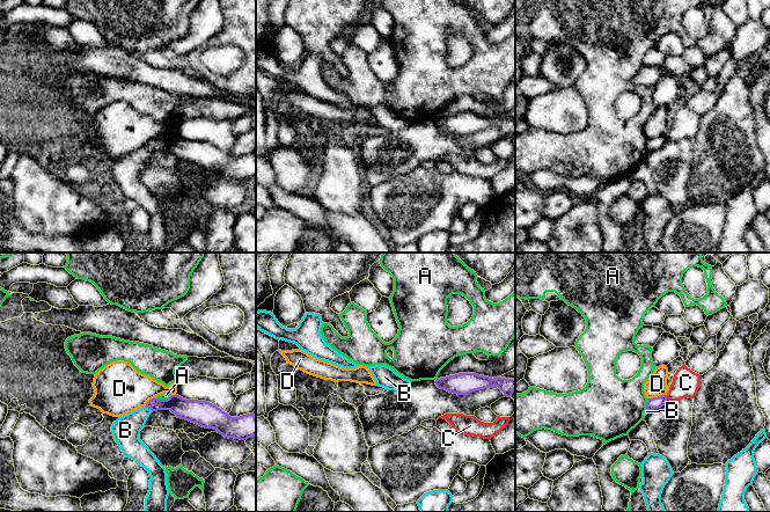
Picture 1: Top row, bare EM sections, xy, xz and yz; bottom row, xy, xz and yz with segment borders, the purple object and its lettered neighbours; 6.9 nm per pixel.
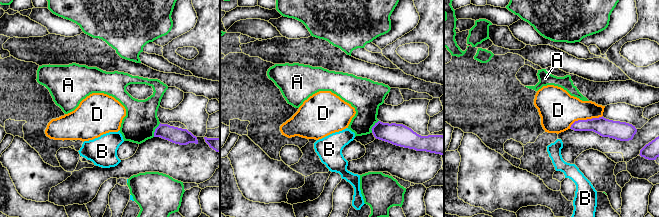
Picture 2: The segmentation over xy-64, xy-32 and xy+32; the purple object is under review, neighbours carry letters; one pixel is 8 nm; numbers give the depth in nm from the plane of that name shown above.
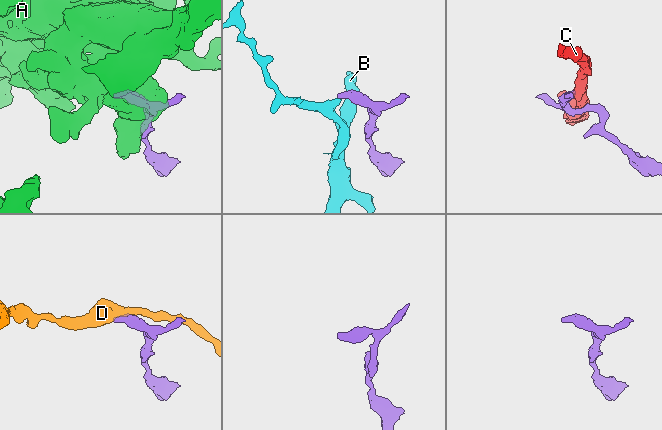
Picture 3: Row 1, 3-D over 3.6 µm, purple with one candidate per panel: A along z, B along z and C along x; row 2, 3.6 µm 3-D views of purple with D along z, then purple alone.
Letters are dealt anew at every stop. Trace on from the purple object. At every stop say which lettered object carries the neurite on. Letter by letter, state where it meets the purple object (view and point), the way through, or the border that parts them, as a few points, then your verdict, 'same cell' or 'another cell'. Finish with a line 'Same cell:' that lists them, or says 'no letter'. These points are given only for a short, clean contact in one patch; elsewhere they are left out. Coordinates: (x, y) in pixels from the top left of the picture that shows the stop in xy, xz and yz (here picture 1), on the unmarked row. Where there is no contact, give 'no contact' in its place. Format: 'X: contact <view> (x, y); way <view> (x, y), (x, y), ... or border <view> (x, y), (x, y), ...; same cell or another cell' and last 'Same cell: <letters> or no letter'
A: contact yz (646, 144); border yz (648, 139), (645, 148); another cell
B: contact xy (148, 148); border xy (145, 146), (152, 152); another cell
C: contact yz (666, 138); another cell
D: contact yz (658, 137); border yz (666, 134), (648, 139); another cell
Same cell: no letter

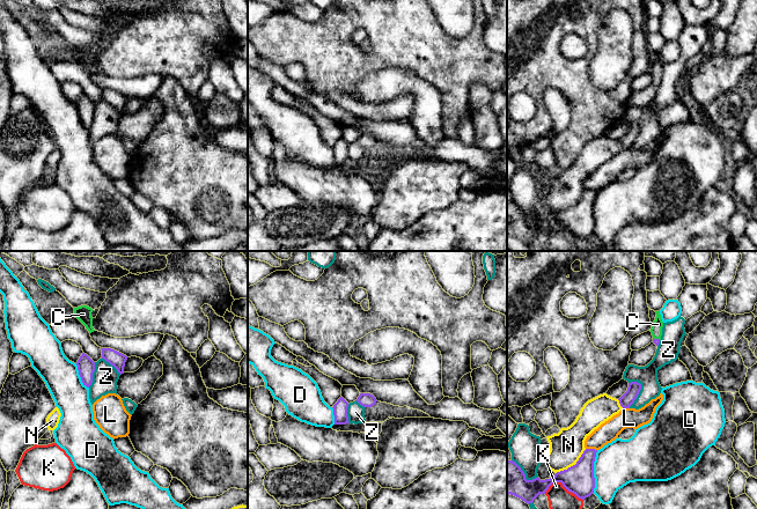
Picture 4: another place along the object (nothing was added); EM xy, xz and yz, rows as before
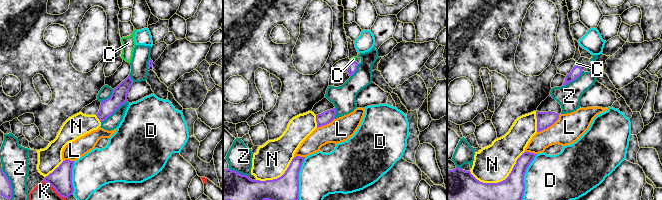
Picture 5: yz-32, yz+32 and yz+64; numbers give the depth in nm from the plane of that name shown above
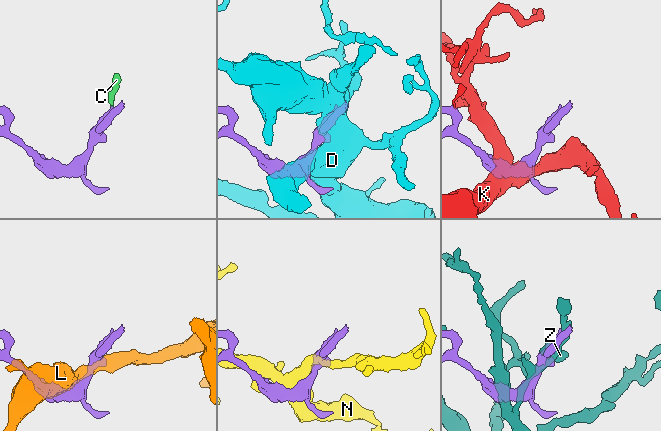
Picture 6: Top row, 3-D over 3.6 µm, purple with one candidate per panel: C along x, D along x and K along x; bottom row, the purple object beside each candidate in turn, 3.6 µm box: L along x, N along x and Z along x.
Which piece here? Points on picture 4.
C: contact yz (656, 80); way yz (656, 82), (656, 80), (658, 65); same cell
D: contact yz (593, 212); another cell
K: contact yz (564, 227); another cell
L: contact yz (592, 190); another cell
N: contact yz (573, 206); another cell
Z: contact yz (638, 134); another cell
Same cell: C

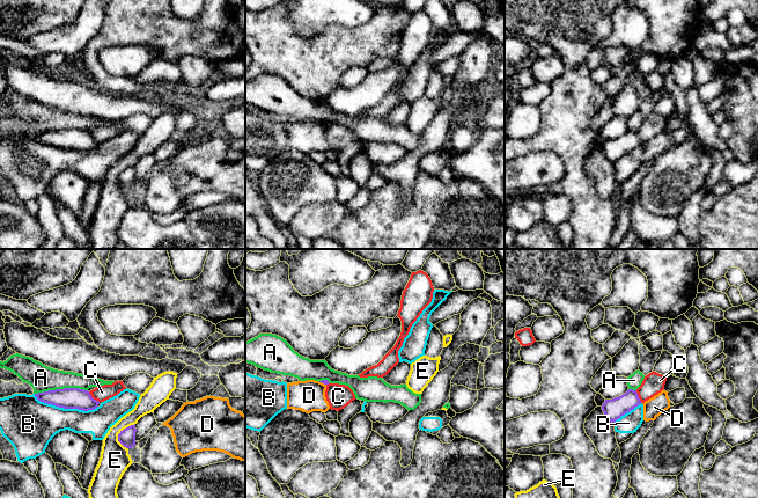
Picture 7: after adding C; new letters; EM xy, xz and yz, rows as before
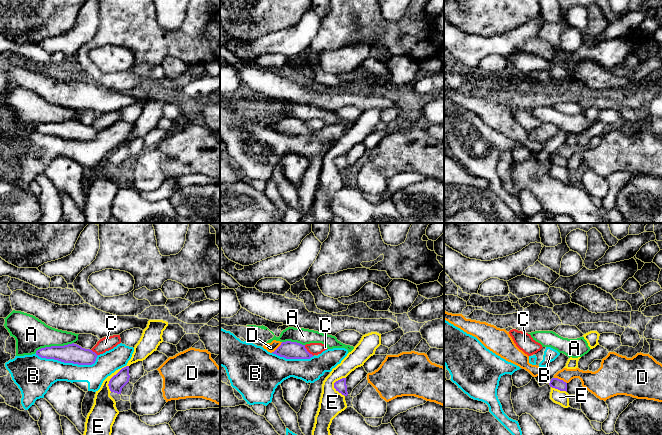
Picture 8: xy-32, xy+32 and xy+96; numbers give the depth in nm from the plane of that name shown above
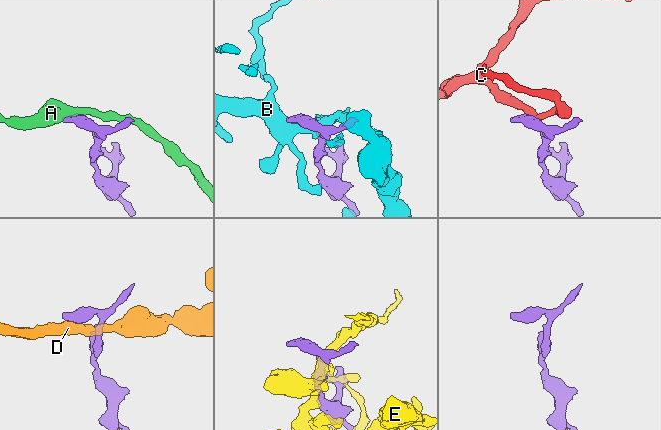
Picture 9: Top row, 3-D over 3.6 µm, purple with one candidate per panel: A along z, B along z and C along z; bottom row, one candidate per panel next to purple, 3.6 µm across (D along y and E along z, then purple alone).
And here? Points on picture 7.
A: contact xy (60, 130); border xy (87, 130), (56, 129), (35, 134); another cell
B: contact xy (65, 148); another cell
C: contact xy (92, 138); border xy (88, 132), (98, 143); another cell
D: contact xz (322, 123); another cell
E: contact xy (119, 174); another cell
Same cell: no letter

